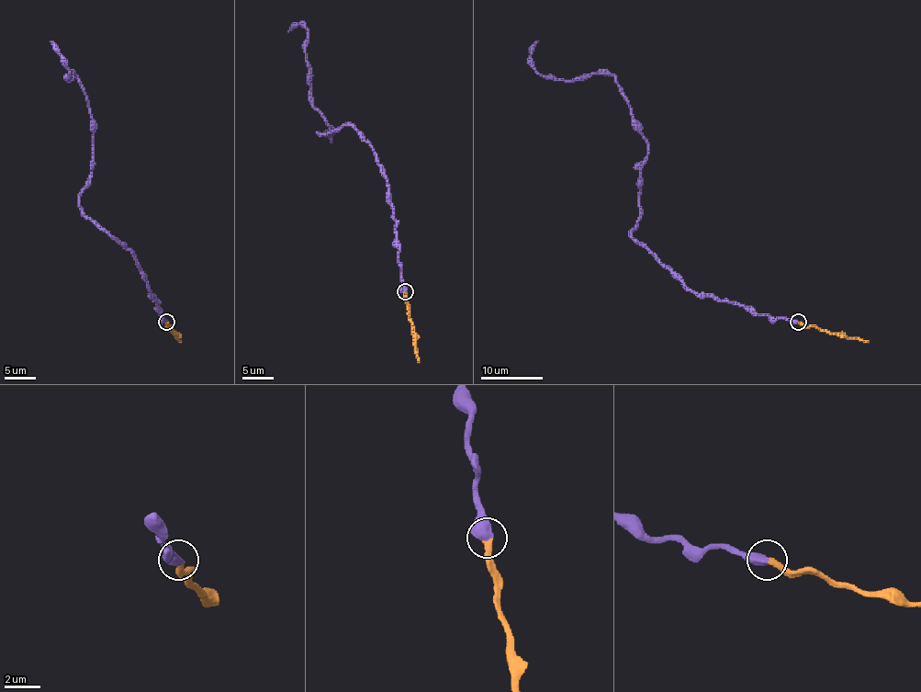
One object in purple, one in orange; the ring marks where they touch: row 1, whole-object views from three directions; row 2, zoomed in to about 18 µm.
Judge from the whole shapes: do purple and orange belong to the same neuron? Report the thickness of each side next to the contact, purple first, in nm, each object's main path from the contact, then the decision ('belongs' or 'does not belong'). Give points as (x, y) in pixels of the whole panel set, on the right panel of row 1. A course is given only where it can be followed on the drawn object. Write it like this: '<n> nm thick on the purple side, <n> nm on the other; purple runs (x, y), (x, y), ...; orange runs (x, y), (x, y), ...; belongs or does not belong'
650 nm thick on the purple side, 360 nm on the other; purple runs (798, 322), (694, 294), (632, 236), (647, 155), (641, 125), (610, 74), (537, 71), (538, 41); orange runs (798, 322), (869, 342); belongs

